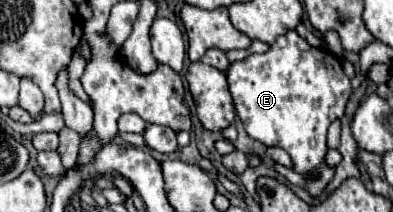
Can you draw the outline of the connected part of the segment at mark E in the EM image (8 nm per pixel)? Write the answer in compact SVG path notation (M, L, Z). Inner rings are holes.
M289 30L287 34L279 36L277 42L271 46L269 52L265 54L249 54L245 60L229 64L227 70L227 82L229 82L229 92L233 96L235 112L241 118L245 132L253 138L259 140L265 146L279 146L283 148L293 164L295 172L307 174L313 168L321 168L321 178L309 180L307 190L311 196L319 196L327 182L333 178L333 168L323 166L323 158L327 154L327 128L333 120L341 118L347 106L347 100L351 96L351 80L345 76L341 68L341 60L327 52L325 48L315 48L309 46L295 30Z

